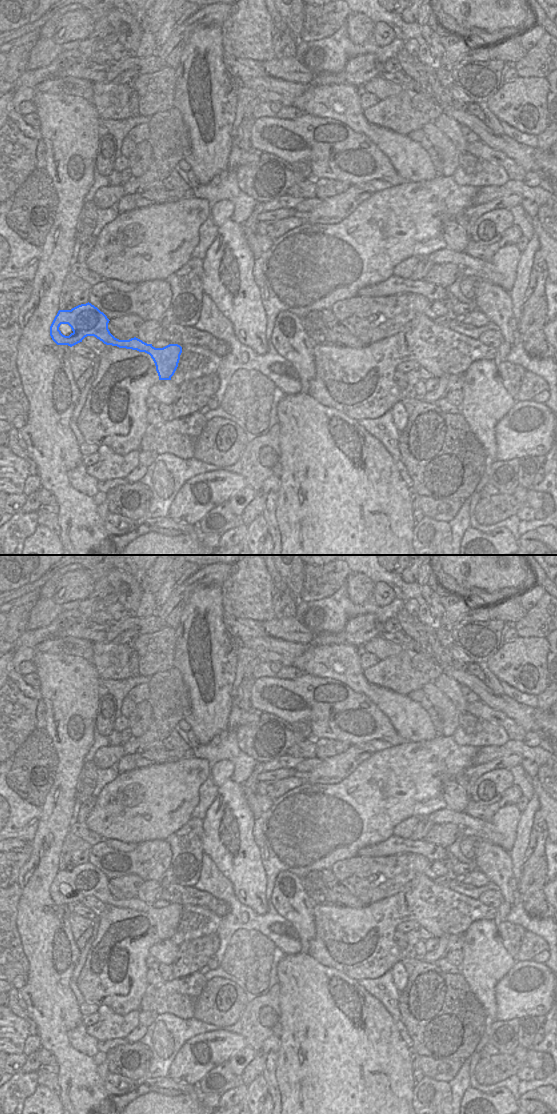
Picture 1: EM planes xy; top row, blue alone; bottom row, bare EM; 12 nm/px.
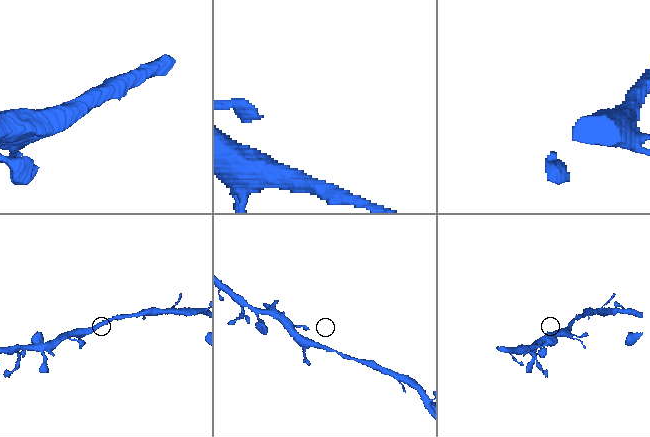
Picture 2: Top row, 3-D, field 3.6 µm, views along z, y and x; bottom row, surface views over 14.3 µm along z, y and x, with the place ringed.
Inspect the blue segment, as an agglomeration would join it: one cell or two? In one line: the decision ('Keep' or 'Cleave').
Keep.

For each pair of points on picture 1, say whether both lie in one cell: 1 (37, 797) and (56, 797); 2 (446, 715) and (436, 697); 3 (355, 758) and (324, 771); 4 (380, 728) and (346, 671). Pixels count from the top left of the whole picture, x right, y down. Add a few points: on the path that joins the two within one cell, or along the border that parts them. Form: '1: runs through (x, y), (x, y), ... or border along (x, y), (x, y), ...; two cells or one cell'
1: border along (54, 775), (52, 786), (40, 807); two cells
2: runs through (446, 711), (440, 701); one cell
3: runs through (347, 762), (332, 770); one cell
4: border along (338, 681), (357, 692), (362, 692), (377, 707); two cells

